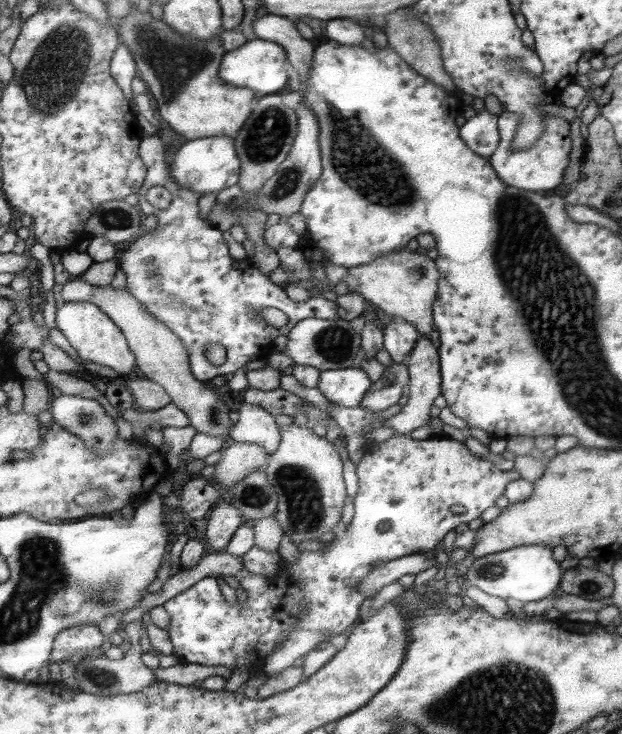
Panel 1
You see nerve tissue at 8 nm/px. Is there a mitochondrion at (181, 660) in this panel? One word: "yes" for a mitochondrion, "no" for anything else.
no

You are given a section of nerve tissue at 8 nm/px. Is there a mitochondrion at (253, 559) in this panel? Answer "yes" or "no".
no

